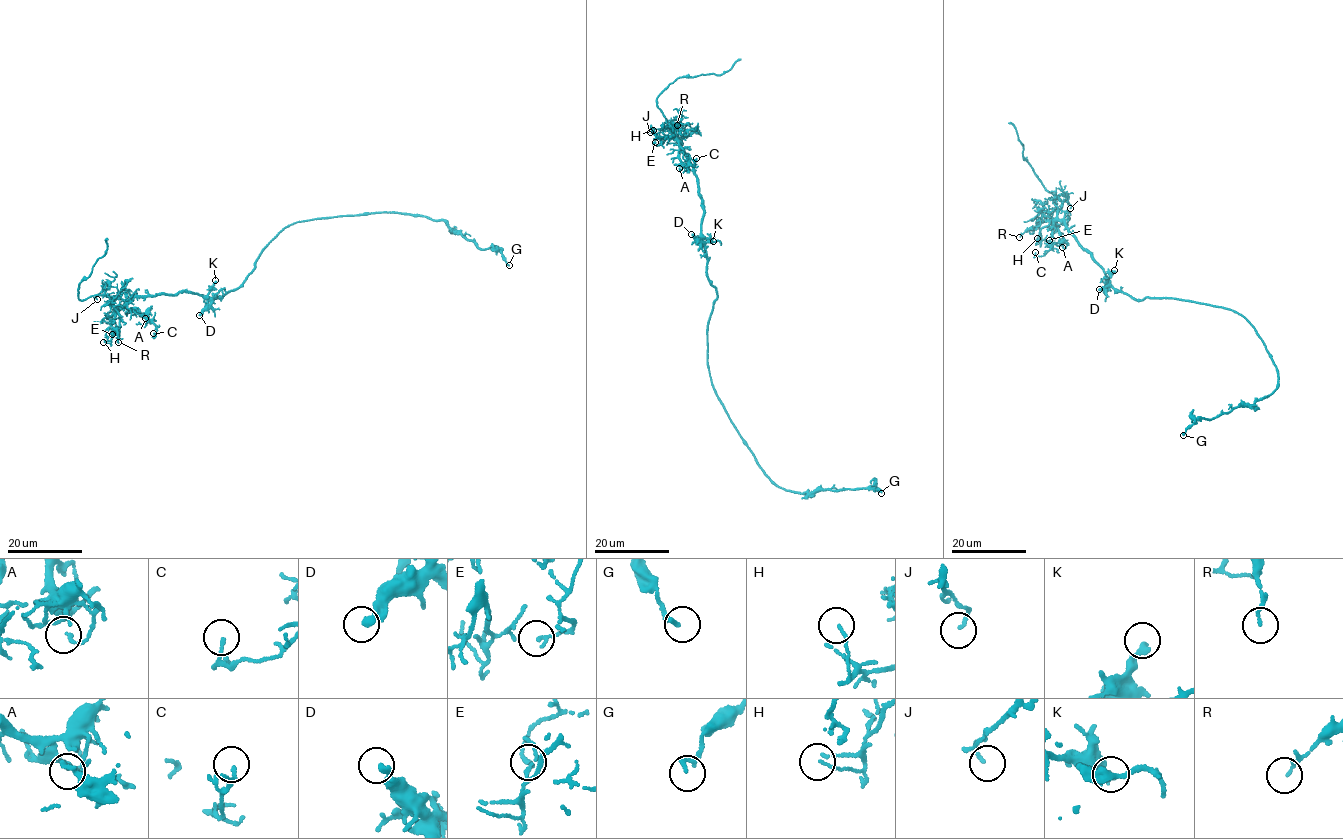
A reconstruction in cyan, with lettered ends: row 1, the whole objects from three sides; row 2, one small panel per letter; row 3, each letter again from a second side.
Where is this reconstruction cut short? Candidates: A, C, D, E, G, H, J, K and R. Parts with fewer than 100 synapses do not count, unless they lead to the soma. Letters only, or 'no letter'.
no letter

